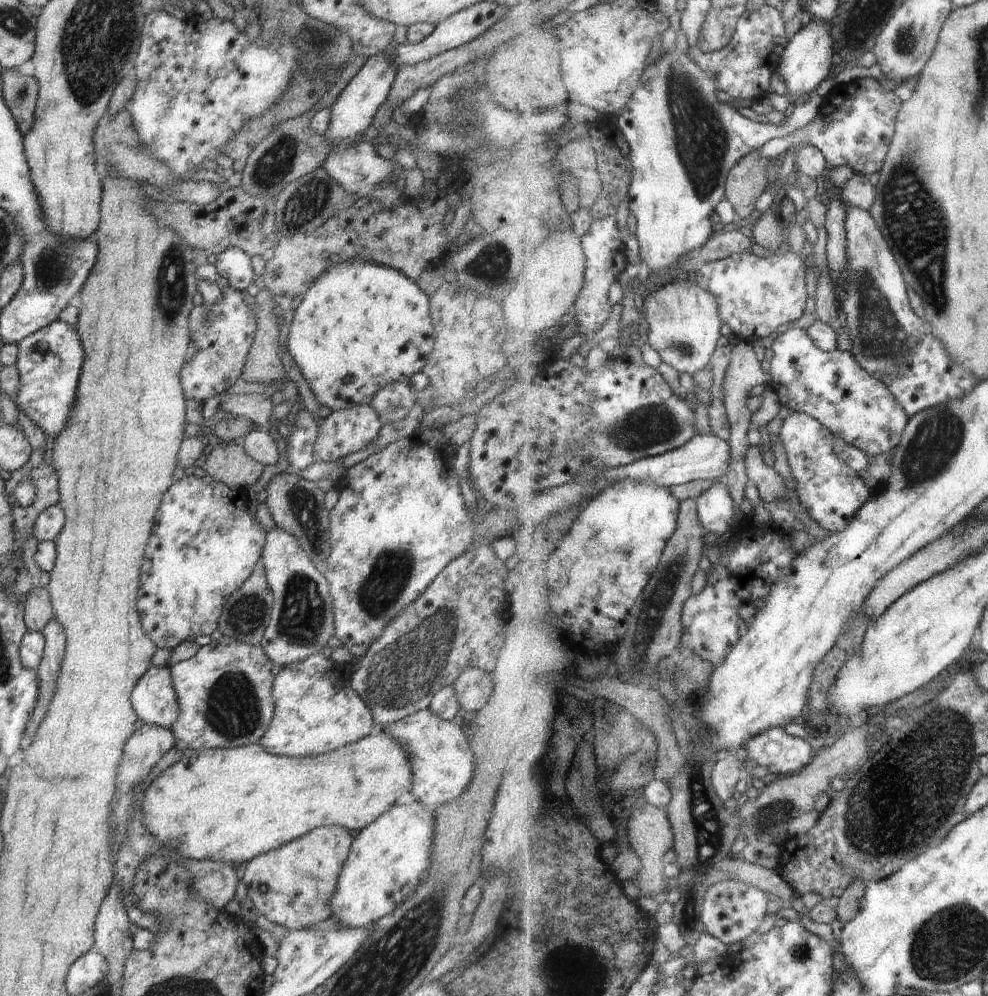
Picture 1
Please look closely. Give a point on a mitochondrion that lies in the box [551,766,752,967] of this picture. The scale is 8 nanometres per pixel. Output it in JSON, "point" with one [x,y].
{"point":[688,920]}

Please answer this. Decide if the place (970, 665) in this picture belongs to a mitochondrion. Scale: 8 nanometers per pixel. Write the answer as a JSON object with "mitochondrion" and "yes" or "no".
{"mitochondrion":"no"}

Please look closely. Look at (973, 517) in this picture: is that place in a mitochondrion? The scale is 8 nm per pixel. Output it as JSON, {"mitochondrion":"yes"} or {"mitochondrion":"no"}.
{"mitochondrion":"no"}

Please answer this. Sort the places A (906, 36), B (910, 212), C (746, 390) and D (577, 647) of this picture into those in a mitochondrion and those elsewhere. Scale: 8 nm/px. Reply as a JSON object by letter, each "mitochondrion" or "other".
{"A":"mitochondrion","B":"mitochondrion","C":"other","D":"other"}

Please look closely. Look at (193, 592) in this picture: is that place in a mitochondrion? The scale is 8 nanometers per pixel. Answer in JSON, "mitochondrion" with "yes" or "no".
{"mitochondrion":"no"}

